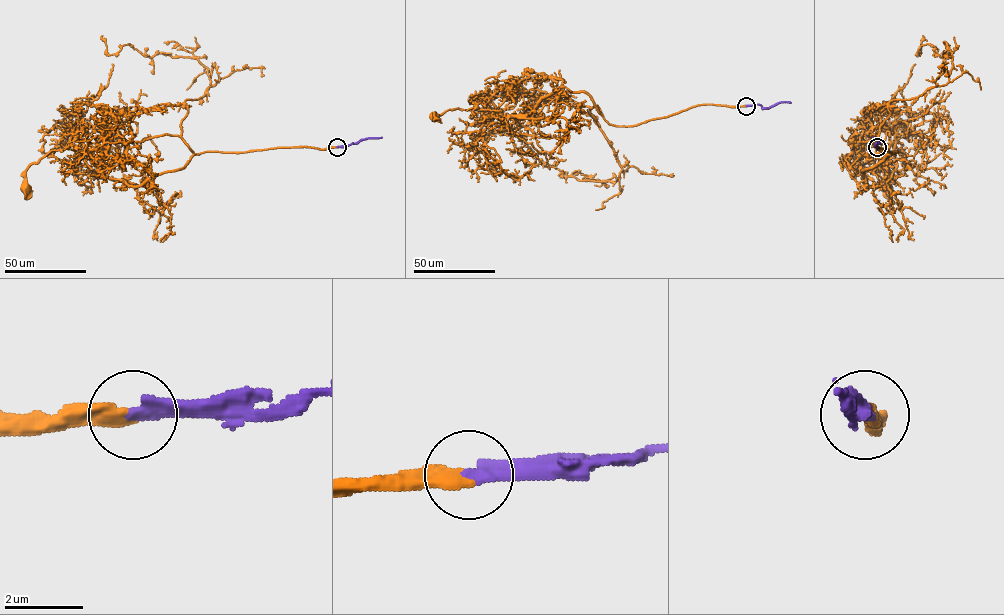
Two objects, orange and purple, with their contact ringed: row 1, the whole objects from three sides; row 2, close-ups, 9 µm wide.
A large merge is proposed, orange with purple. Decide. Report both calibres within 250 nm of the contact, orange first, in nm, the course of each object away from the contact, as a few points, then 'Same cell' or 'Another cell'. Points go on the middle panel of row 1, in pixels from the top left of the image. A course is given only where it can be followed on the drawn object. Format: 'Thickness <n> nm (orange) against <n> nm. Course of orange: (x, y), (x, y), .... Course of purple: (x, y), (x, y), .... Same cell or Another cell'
Thickness 420 nm (orange) against 360 nm. Course of orange: (746, 106), (700, 104), (636, 125), (615, 126), (584, 92), (553, 92), (525, 114), (457, 109), (435, 116). Course of purple: (746, 105), (760, 104), (768, 108), (779, 103), (791, 103). Same cell

